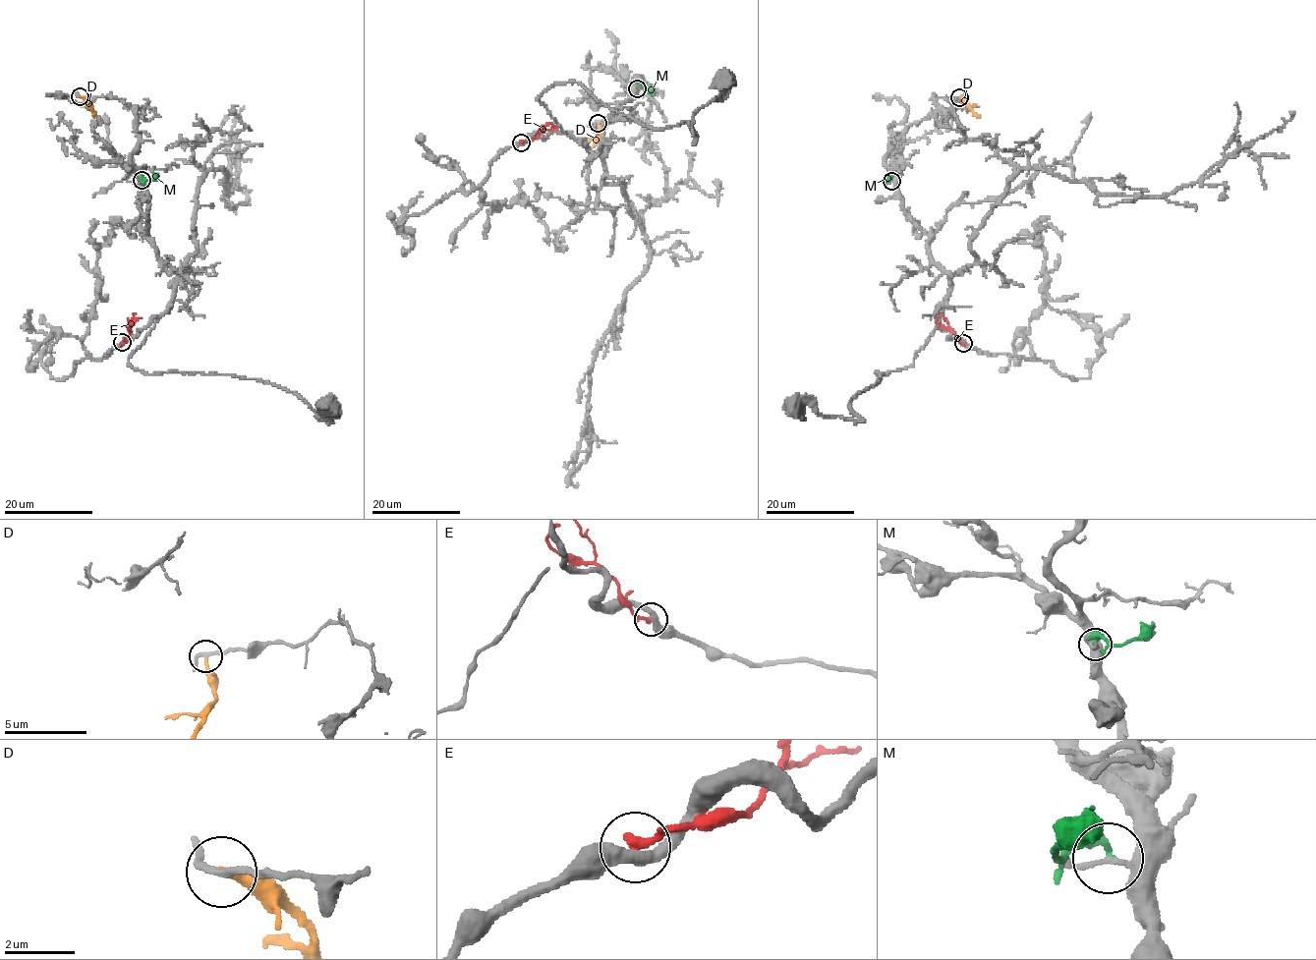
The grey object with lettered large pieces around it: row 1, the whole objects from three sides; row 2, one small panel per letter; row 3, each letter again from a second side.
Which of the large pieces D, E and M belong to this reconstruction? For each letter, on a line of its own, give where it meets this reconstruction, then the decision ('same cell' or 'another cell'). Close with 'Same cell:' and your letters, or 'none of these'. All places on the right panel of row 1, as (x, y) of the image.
D: (959, 97) | another cell
E: (963, 343) | another cell
M: (891, 181) | another cell
Same cell: none of these

